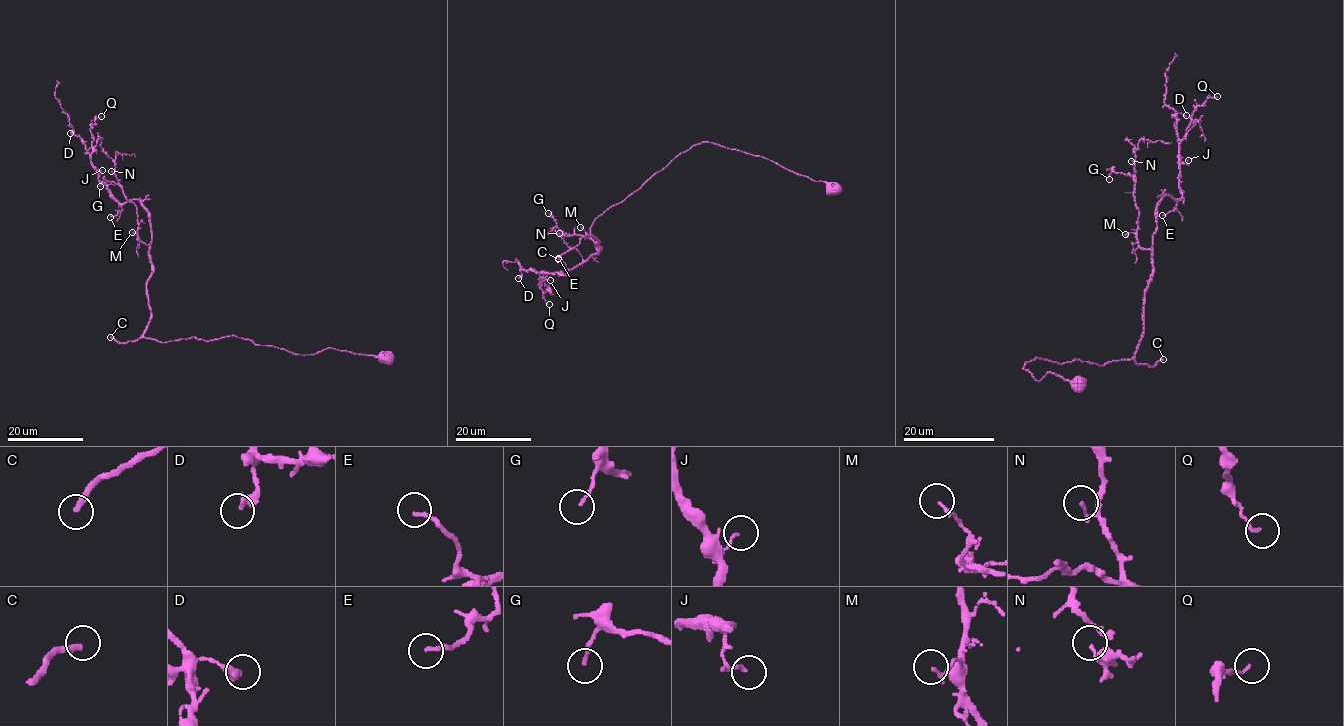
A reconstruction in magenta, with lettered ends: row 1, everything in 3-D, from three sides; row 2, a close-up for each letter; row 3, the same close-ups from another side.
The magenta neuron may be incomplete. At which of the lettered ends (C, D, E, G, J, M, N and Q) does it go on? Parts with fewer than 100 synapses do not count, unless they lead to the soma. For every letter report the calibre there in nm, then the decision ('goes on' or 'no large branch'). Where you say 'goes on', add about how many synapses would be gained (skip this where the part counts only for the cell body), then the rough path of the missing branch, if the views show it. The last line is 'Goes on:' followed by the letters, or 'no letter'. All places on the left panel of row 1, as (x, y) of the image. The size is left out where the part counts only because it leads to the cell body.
C: 260 nm | goes on | 190 syn
D: 360 nm | no large branch
E: 150 nm | no large branch
G: 120 nm | no large branch
J: 110 nm | no large branch
M: 140 nm | no large branch
N: 100 nm | no large branch
Q: 110 nm | no large branch
Goes on: C

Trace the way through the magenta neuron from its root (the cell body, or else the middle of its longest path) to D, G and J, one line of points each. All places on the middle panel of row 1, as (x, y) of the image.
D: (835, 187), (701, 142), (595, 220), (598, 253), (565, 274), (522, 270), (518, 278)
G: (835, 187), (760, 156), (701, 142), (595, 220), (591, 233), (598, 251), (586, 236), (567, 235), (548, 213)
J: (835, 187), (760, 156), (701, 142), (601, 213), (591, 228), (599, 253), (565, 274), (546, 273), (550, 280)

